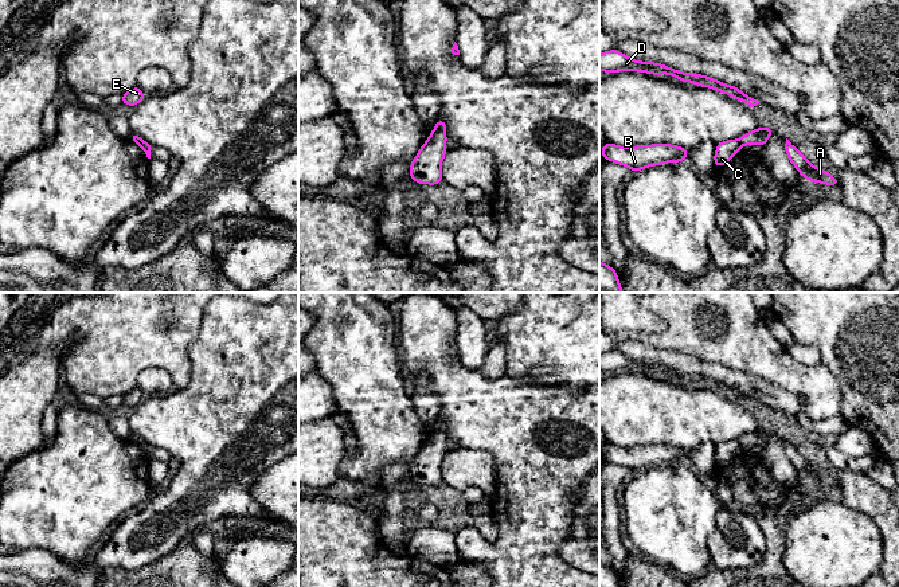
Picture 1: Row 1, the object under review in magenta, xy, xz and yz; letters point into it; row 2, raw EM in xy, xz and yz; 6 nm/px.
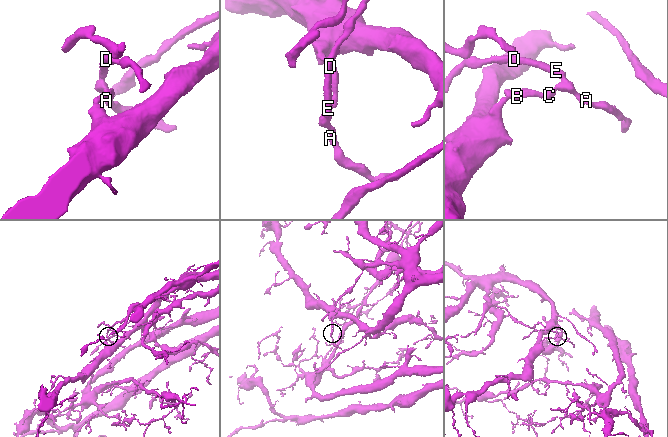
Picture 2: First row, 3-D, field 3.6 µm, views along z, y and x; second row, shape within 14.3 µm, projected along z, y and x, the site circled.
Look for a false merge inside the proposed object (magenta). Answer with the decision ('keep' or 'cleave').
cleave

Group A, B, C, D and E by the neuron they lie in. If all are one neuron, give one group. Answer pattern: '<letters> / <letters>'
A D E / B C

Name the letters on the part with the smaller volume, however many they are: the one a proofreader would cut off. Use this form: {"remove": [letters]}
{"remove": ["A", "D", "E"]}

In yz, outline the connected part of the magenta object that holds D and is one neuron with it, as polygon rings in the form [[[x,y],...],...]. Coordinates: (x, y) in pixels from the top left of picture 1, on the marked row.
[[[610,50],[599,54],[599,70],[606,71],[607,74],[611,74],[615,71],[640,71],[640,73],[648,73],[653,75],[668,74],[680,79],[683,83],[687,83],[691,81],[695,83],[695,86],[704,86],[704,87],[724,93],[738,101],[744,102],[753,109],[761,102],[754,97],[747,97],[738,87],[732,85],[726,85],[711,77],[701,75],[701,74],[683,73],[676,69],[668,67],[662,63],[634,60],[617,50]]]

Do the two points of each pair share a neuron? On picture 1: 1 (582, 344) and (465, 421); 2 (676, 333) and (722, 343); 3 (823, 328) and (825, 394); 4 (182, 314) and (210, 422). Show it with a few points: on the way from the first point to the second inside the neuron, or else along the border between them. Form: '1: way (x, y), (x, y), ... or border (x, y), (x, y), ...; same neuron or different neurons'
1: border (505, 374), (522, 382), (546, 383), (555, 387); different neurons
2: way (687, 333), (711, 333); same neuron
3: border (820, 363), (833, 375), (841, 394); different neurons
4: border (202, 317), (198, 337), (188, 351), (190, 379); different neurons

